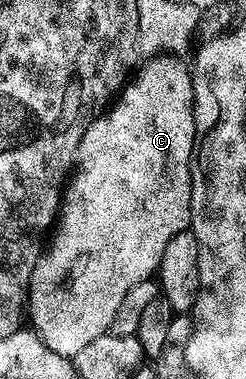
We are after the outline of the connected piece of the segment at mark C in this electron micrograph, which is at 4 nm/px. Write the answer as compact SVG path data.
M158 54L152 55L149 62L139 68L135 77L124 83L117 99L102 114L95 117L85 130L78 148L73 157L73 169L75 173L66 181L61 192L59 202L59 214L57 223L53 228L53 235L49 243L44 247L39 260L33 266L31 280L27 284L26 311L29 313L29 324L39 340L53 354L61 354L73 358L77 350L81 350L93 338L101 338L101 334L110 332L111 322L121 307L121 301L125 294L129 294L130 288L137 286L137 282L145 282L152 279L159 271L161 254L165 252L165 246L169 246L169 238L188 231L191 226L191 166L195 154L195 95L193 94L193 82L191 81L191 68L183 65L178 55Z

